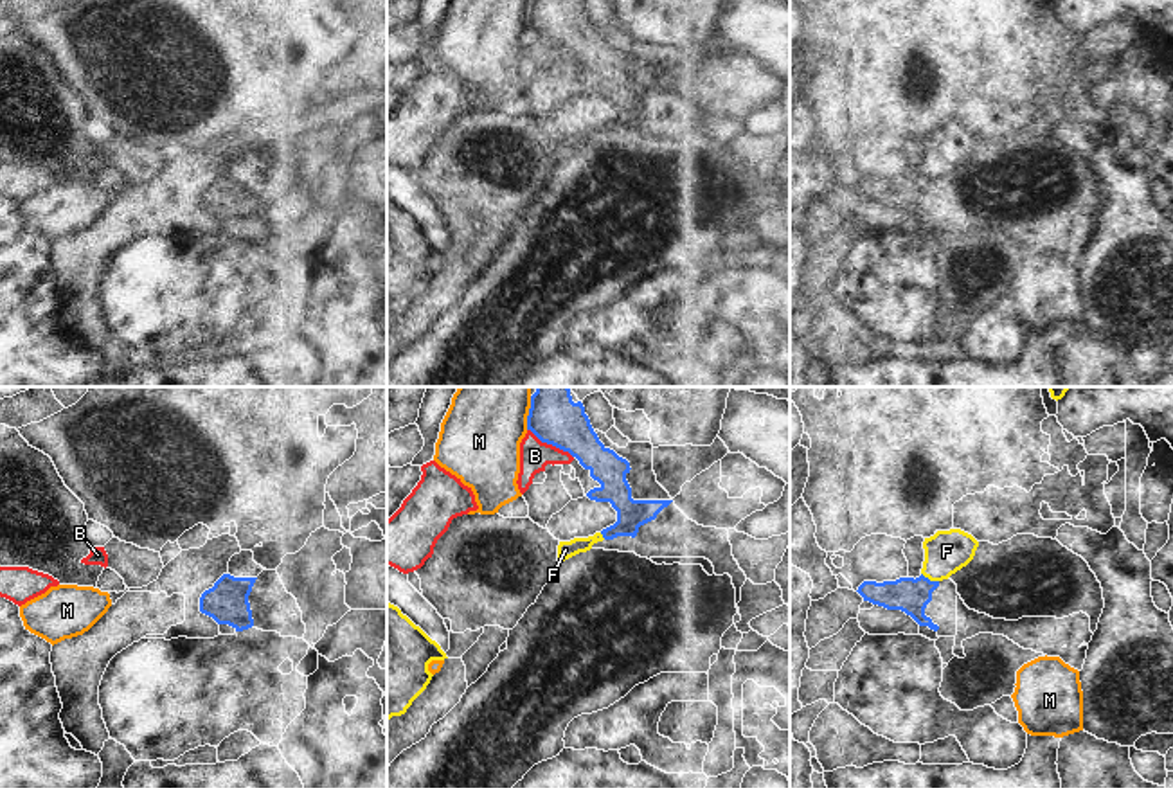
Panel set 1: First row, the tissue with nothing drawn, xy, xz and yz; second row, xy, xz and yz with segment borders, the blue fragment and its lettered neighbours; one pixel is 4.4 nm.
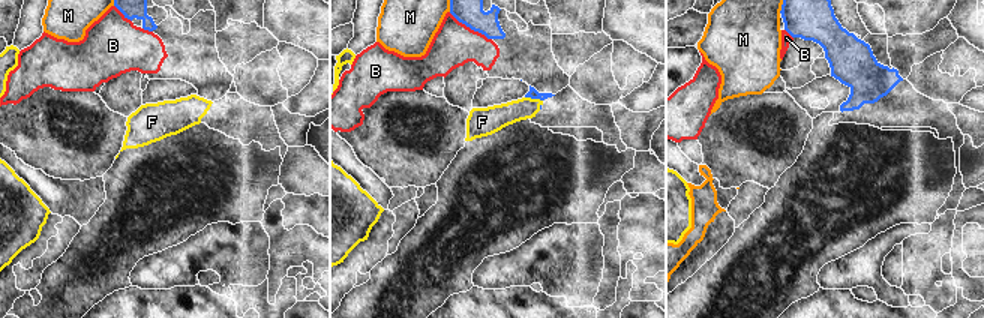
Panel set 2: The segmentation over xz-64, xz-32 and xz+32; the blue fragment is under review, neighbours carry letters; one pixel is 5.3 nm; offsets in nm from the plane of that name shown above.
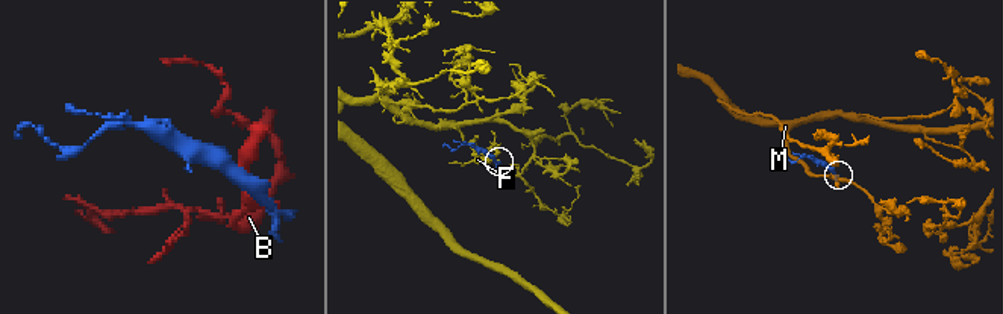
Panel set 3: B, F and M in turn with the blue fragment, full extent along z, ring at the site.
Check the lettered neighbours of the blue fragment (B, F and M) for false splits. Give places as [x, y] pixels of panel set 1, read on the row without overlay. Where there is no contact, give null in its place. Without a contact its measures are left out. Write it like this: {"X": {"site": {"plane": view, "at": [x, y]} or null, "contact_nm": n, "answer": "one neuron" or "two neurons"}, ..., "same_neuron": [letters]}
{"B": {"site": {"plane": "xz", "at": [551, 40]}, "contact_nm": 240, "answer": "two neurons"}, "F": {"site": {"plane": "yz", "at": [929, 177]}, "contact_nm": 90, "answer": "two neurons"}, "M": {"site": {"plane": "xz", "at": [528, 13]}, "contact_nm": 120, "answer": "two neurons"}, "same_neuron": []}

